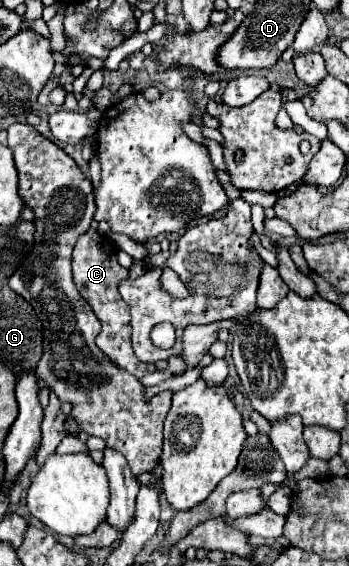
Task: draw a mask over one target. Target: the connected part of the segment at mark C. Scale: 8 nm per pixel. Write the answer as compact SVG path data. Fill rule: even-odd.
M90 228L86 234L82 234L82 238L74 246L72 268L74 268L74 284L76 284L78 292L92 306L96 318L102 324L102 330L96 336L96 346L104 354L108 354L108 358L116 364L116 368L120 368L124 372L130 372L136 378L152 374L156 370L156 366L140 362L132 352L132 344L130 344L130 332L132 332L130 330L130 310L128 310L128 304L122 300L122 296L118 292L120 282L124 282L128 278L128 270L118 264L116 248L108 242L108 238L100 236L94 228Z

